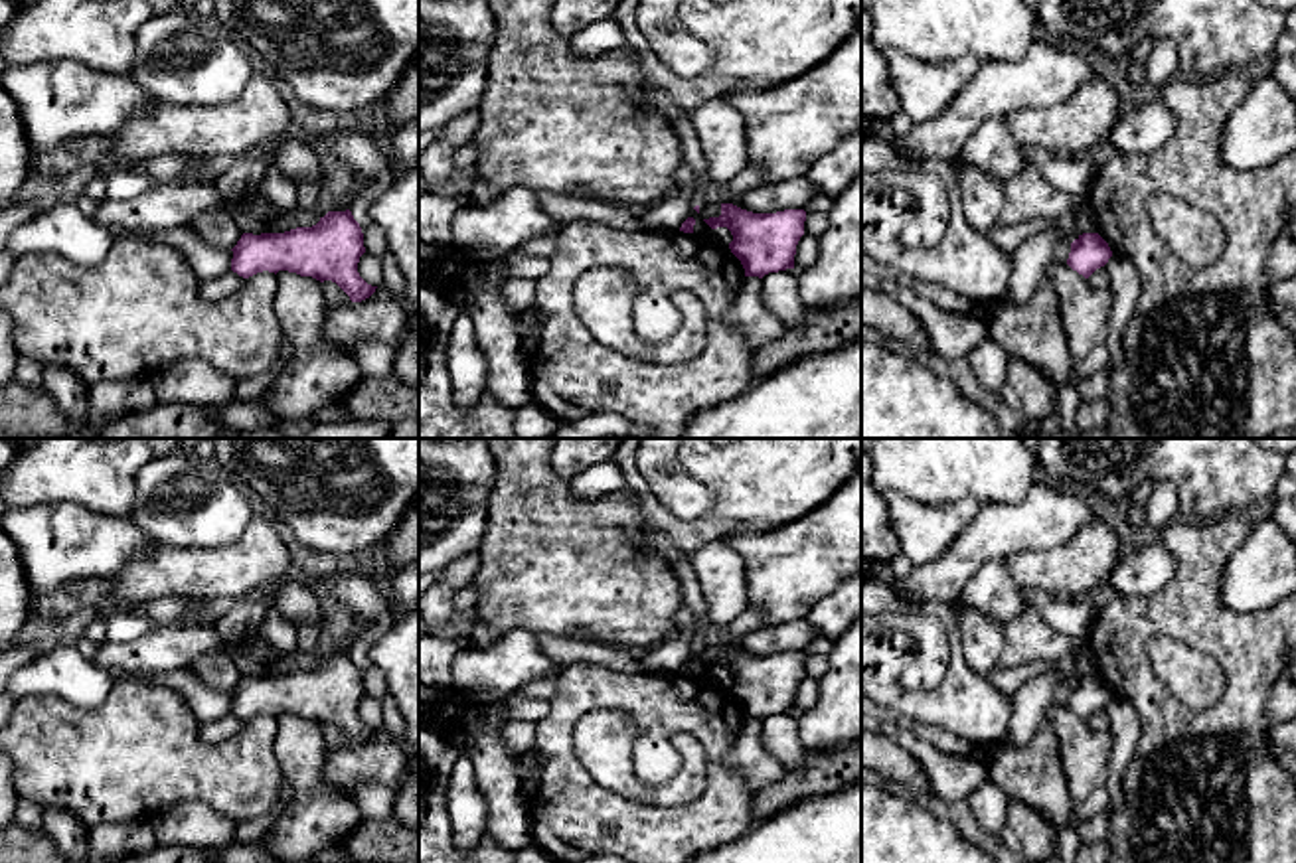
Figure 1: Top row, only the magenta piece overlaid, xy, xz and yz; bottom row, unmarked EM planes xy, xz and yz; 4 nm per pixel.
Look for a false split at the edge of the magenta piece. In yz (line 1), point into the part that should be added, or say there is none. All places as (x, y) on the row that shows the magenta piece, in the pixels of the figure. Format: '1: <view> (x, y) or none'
1: none

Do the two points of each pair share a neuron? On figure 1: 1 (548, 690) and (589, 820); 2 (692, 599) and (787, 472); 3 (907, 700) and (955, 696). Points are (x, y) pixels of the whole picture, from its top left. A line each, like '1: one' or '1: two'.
1: two
2: two
3: one

